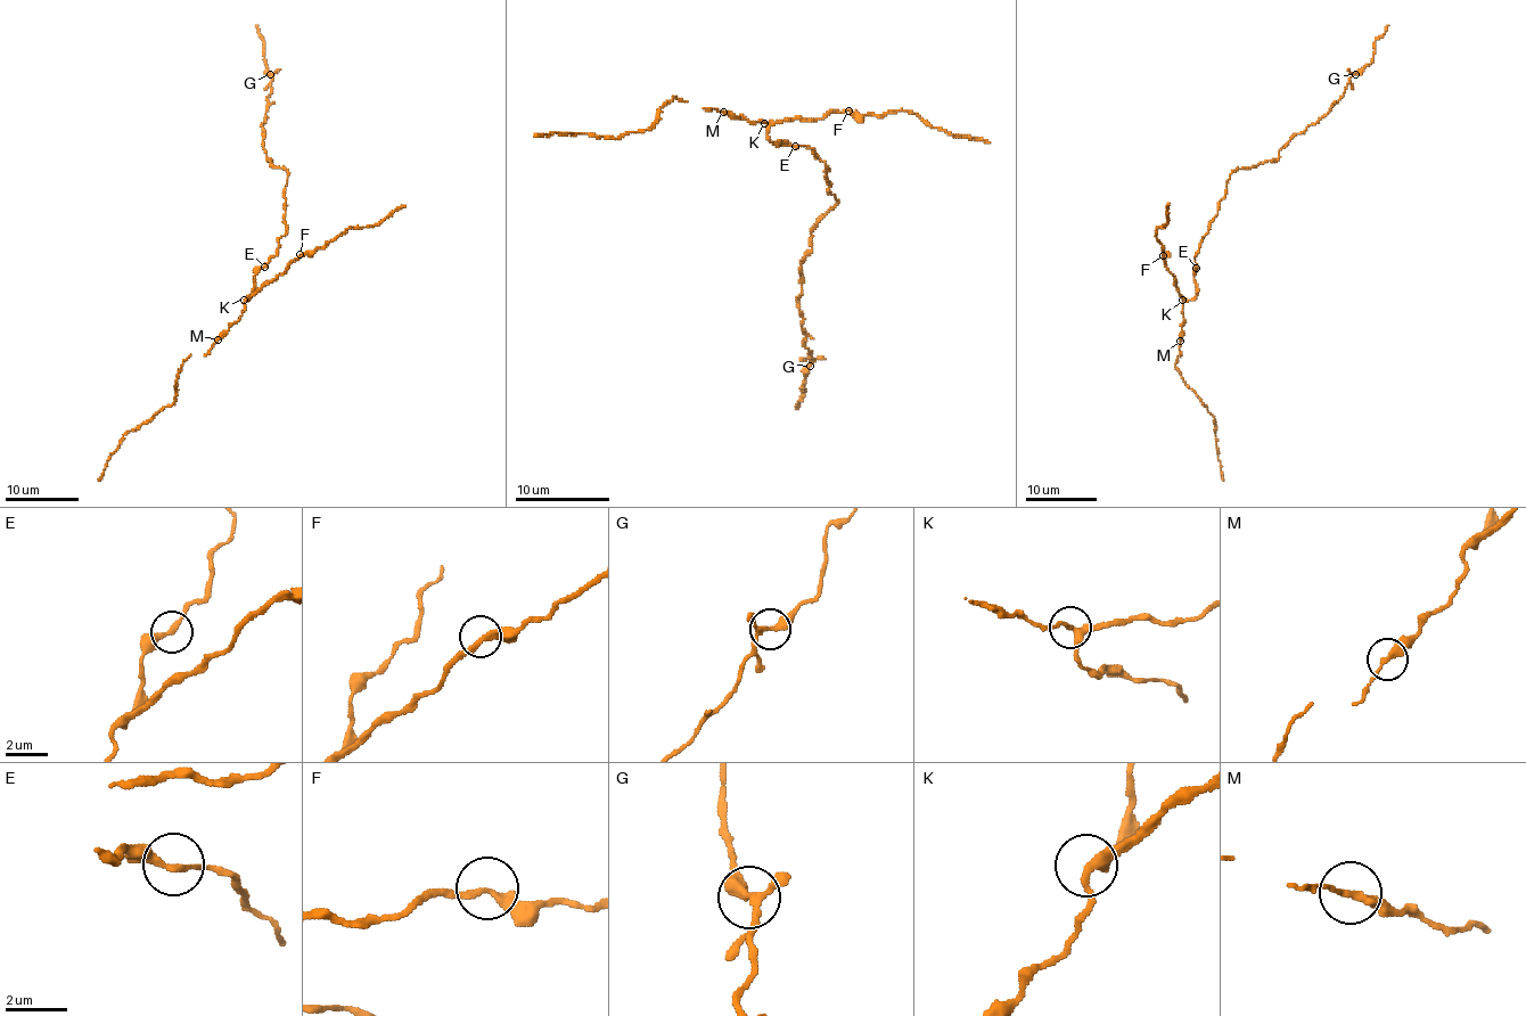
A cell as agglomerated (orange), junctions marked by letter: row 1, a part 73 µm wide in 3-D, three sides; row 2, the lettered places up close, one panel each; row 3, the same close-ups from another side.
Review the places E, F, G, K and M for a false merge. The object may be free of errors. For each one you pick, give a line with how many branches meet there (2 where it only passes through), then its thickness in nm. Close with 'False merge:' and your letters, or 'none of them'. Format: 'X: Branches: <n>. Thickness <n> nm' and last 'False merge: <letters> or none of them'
False merge: none of them

